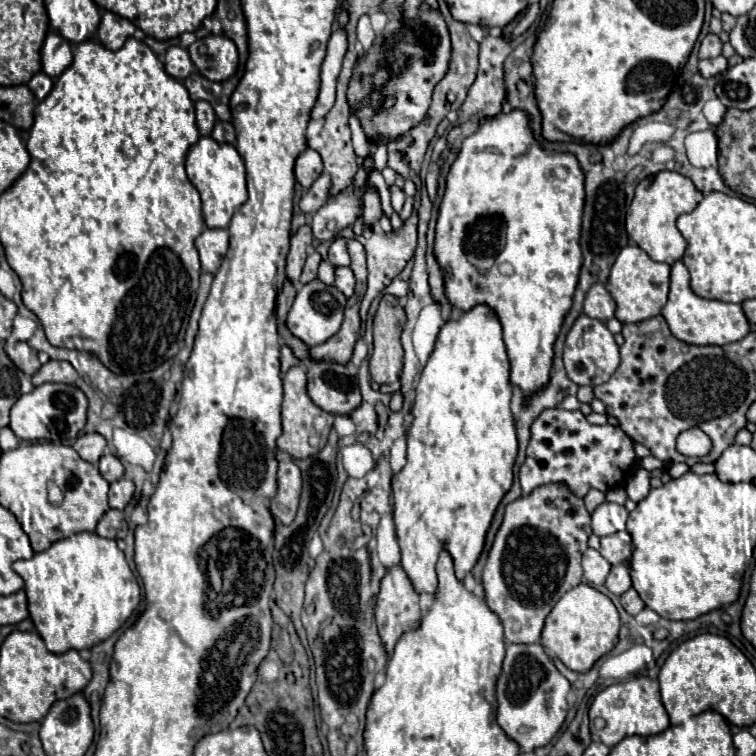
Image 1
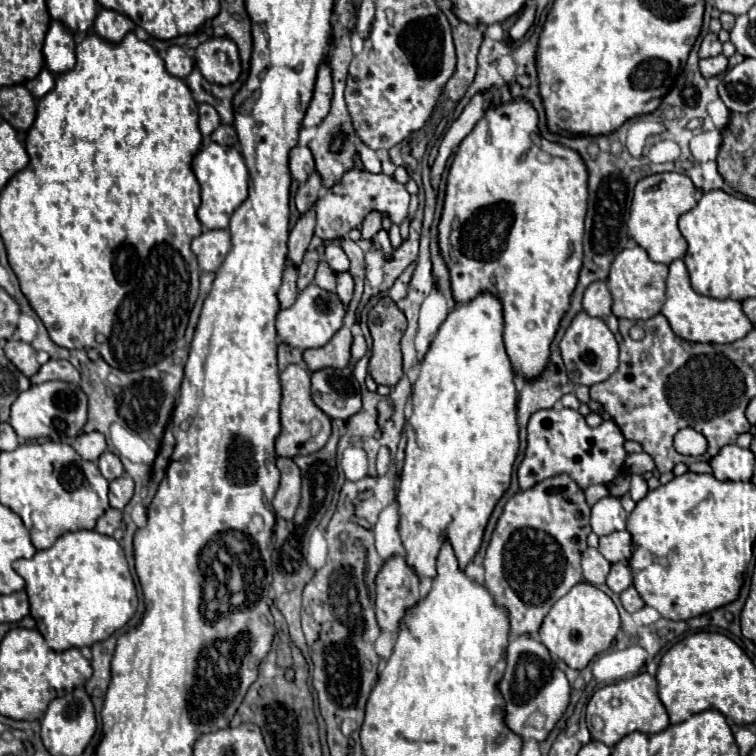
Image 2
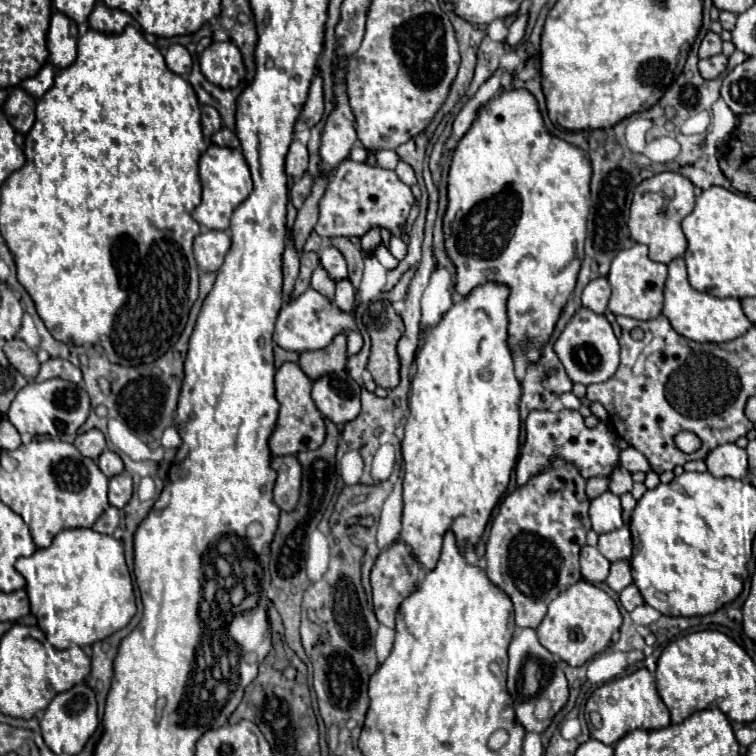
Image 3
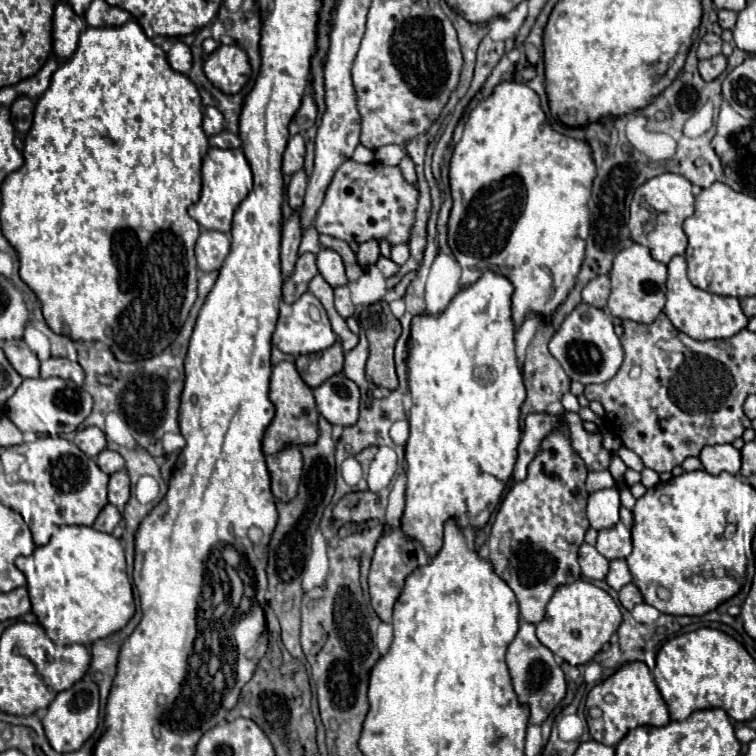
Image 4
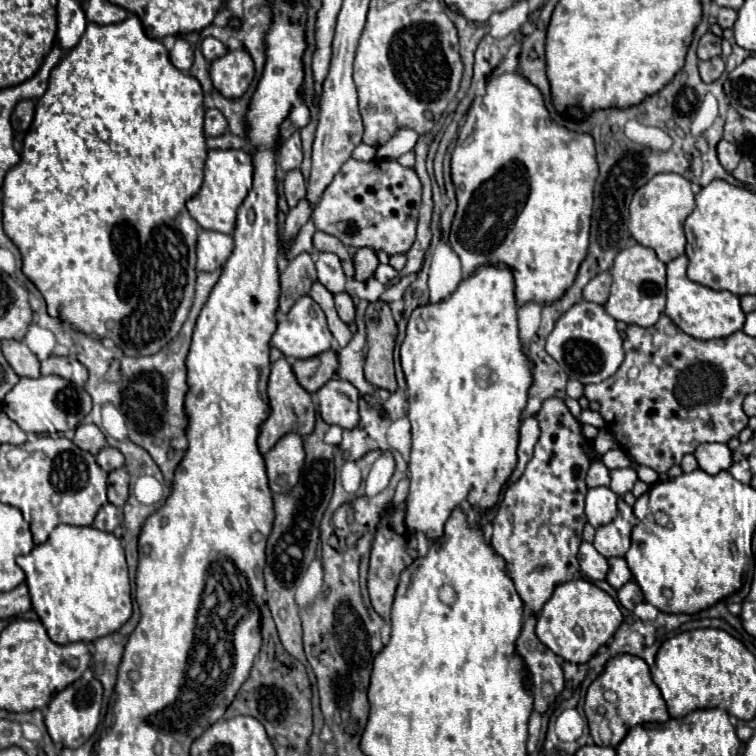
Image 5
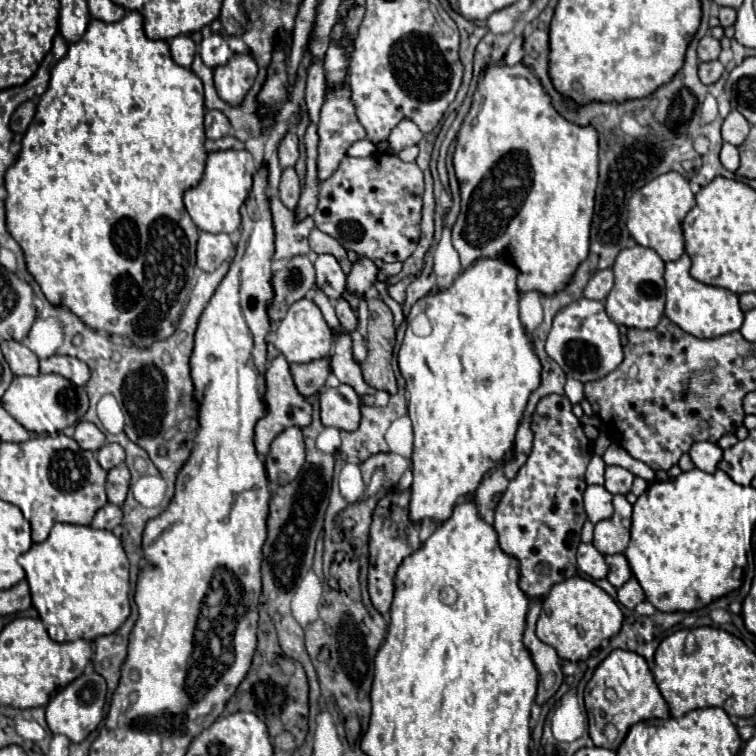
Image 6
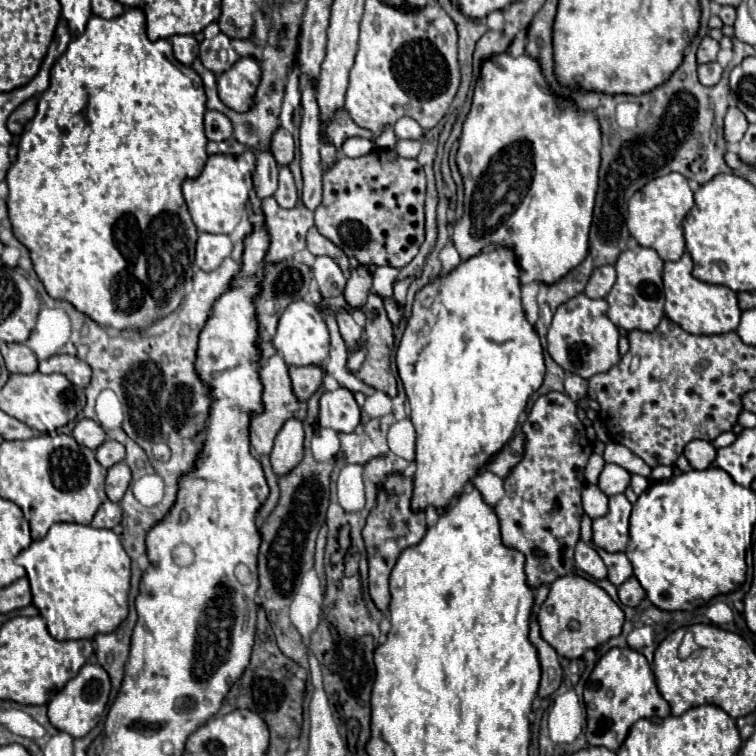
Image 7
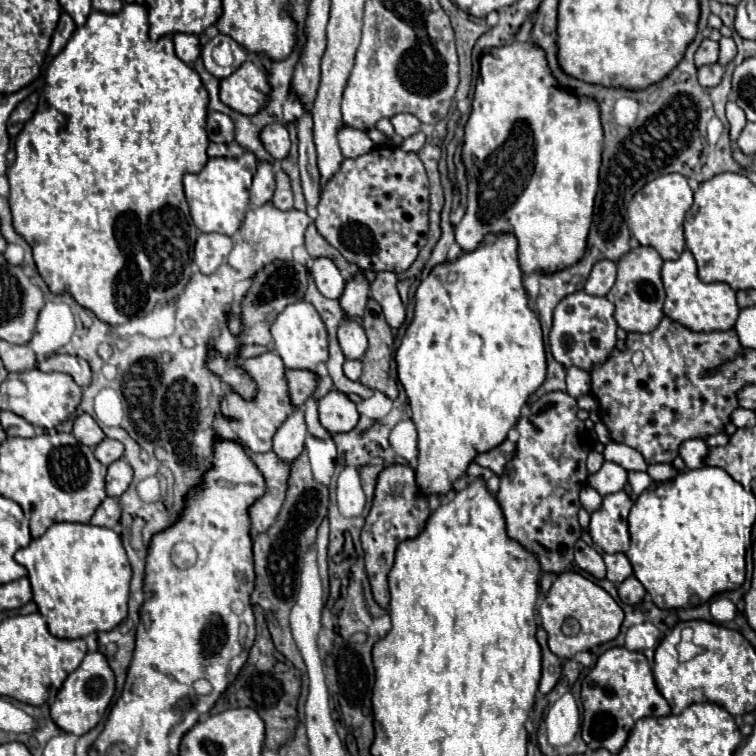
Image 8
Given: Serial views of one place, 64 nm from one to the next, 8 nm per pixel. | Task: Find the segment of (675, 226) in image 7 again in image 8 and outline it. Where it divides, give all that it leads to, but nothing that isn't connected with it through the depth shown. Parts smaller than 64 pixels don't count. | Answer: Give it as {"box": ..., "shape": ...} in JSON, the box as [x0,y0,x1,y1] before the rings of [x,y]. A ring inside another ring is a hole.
{"box":[628,174,692,260],"shape":[[[664,174],[648,182],[632,202],[628,204],[628,228],[630,234],[642,244],[658,250],[662,260],[678,260],[684,252],[682,222],[692,206],[692,190],[682,174]]]}

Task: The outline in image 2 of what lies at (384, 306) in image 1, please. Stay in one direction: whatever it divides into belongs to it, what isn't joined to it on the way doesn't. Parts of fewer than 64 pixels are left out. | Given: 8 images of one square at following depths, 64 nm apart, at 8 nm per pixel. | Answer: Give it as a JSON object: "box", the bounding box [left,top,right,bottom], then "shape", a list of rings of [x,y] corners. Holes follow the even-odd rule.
{"box":[368,296,406,386],"shape":[[[384,296],[370,310],[368,328],[374,340],[368,372],[376,384],[394,386],[402,378],[400,338],[406,328],[406,316],[392,298]]]}

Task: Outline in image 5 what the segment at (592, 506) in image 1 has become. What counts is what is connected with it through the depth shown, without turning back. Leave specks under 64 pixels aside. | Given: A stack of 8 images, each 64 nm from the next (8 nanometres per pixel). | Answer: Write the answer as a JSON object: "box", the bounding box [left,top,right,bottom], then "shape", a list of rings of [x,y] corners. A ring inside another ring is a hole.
{"box":[586,460,610,488],"shape":[[[602,460],[592,462],[588,476],[586,476],[588,488],[598,488],[598,486],[608,486],[610,484],[610,470],[602,464]]]}

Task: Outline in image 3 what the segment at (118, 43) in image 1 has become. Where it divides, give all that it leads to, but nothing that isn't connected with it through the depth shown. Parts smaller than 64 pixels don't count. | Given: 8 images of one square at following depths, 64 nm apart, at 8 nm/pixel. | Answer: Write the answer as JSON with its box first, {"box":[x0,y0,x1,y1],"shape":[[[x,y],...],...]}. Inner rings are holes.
{"box":[88,2,132,34],"shape":[[[102,2],[96,4],[94,12],[88,18],[88,26],[94,28],[96,32],[104,32],[104,34],[122,34],[126,26],[132,24],[132,16],[128,16],[122,10],[112,10],[108,6],[104,6]]]}

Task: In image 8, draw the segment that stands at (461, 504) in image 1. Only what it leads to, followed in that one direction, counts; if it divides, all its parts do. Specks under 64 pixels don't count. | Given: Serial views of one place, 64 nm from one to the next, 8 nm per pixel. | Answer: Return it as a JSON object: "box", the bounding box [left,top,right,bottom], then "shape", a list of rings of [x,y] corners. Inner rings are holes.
{"box":[396,234,546,498],"shape":[[[500,234],[494,244],[480,244],[474,252],[464,252],[458,260],[436,266],[430,272],[416,290],[414,320],[396,350],[396,362],[398,378],[412,408],[412,422],[418,430],[418,492],[426,498],[432,494],[446,496],[480,452],[490,452],[506,440],[528,396],[546,378],[542,330],[536,312],[528,308],[512,234]]]}

